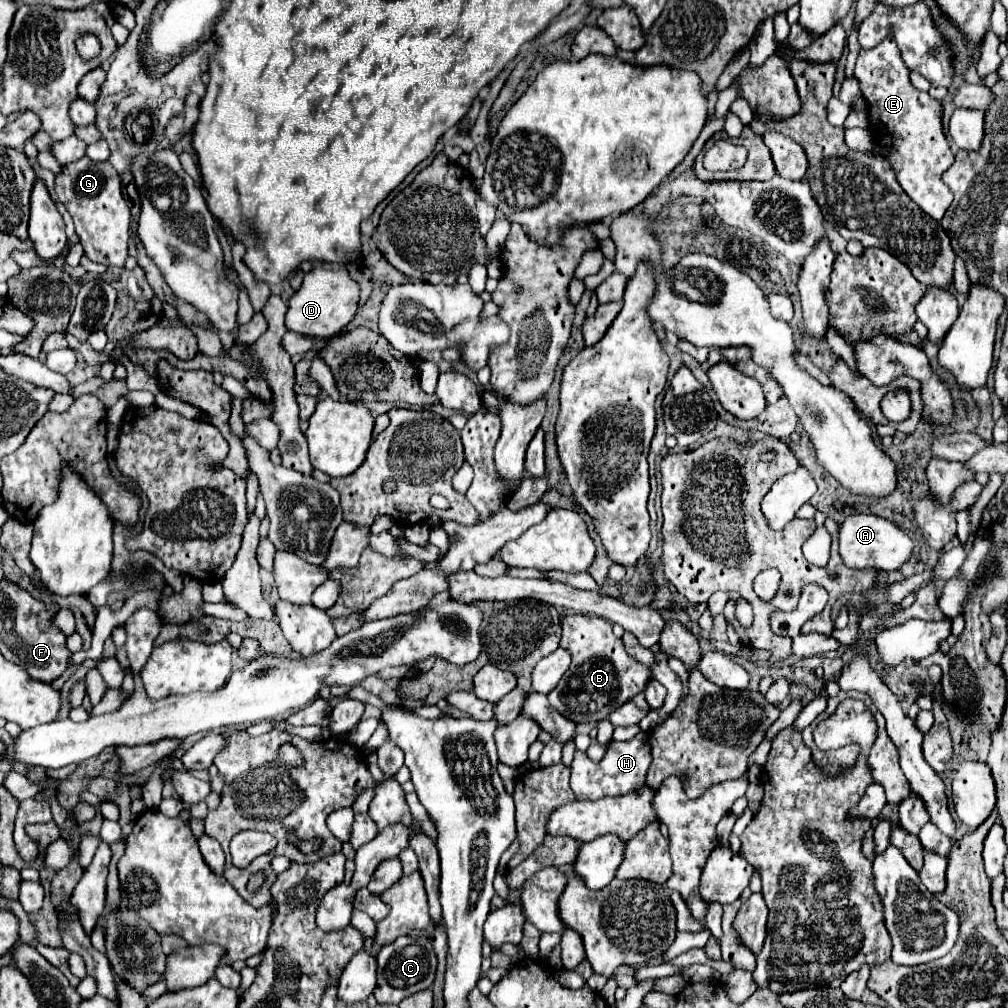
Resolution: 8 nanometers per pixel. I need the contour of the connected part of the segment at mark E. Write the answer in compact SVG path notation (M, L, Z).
M885 39L885 43L879 43L873 49L863 49L857 59L855 77L861 81L861 91L869 103L869 129L873 137L889 149L889 163L895 169L897 181L927 215L941 221L953 201L951 191L941 183L941 175L955 159L943 133L941 103L929 97L929 93L913 89L909 69L905 67L893 39Z

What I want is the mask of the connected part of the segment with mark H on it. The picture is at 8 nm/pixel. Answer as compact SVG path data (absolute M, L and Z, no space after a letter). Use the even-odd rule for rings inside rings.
M641 731L629 741L611 741L605 757L599 763L589 761L585 753L577 751L571 763L571 789L575 793L575 799L577 801L597 801L601 797L625 795L625 793L645 787L645 775L651 765L651 747L649 747L647 737L649 735Z

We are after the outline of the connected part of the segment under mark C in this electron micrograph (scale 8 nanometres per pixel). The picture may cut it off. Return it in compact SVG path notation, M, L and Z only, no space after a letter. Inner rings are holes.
M405 935L391 943L391 947L383 947L377 955L377 987L373 991L377 1003L399 1003L405 997L429 989L435 979L437 957L433 945L427 935Z

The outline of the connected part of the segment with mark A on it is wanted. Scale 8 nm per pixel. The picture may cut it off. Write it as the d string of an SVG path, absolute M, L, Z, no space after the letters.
M849 515L839 525L839 555L843 563L851 569L877 569L877 571L897 571L913 553L913 541L909 535L893 525L891 521L877 515Z

